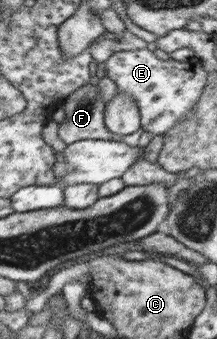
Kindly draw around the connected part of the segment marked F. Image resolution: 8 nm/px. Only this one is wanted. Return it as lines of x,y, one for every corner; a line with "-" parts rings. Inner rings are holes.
87,85
76,89
62,103
56,116
60,127
58,137
70,145
82,139
101,139
112,141
117,137
110,133
102,121
105,103
97,85

